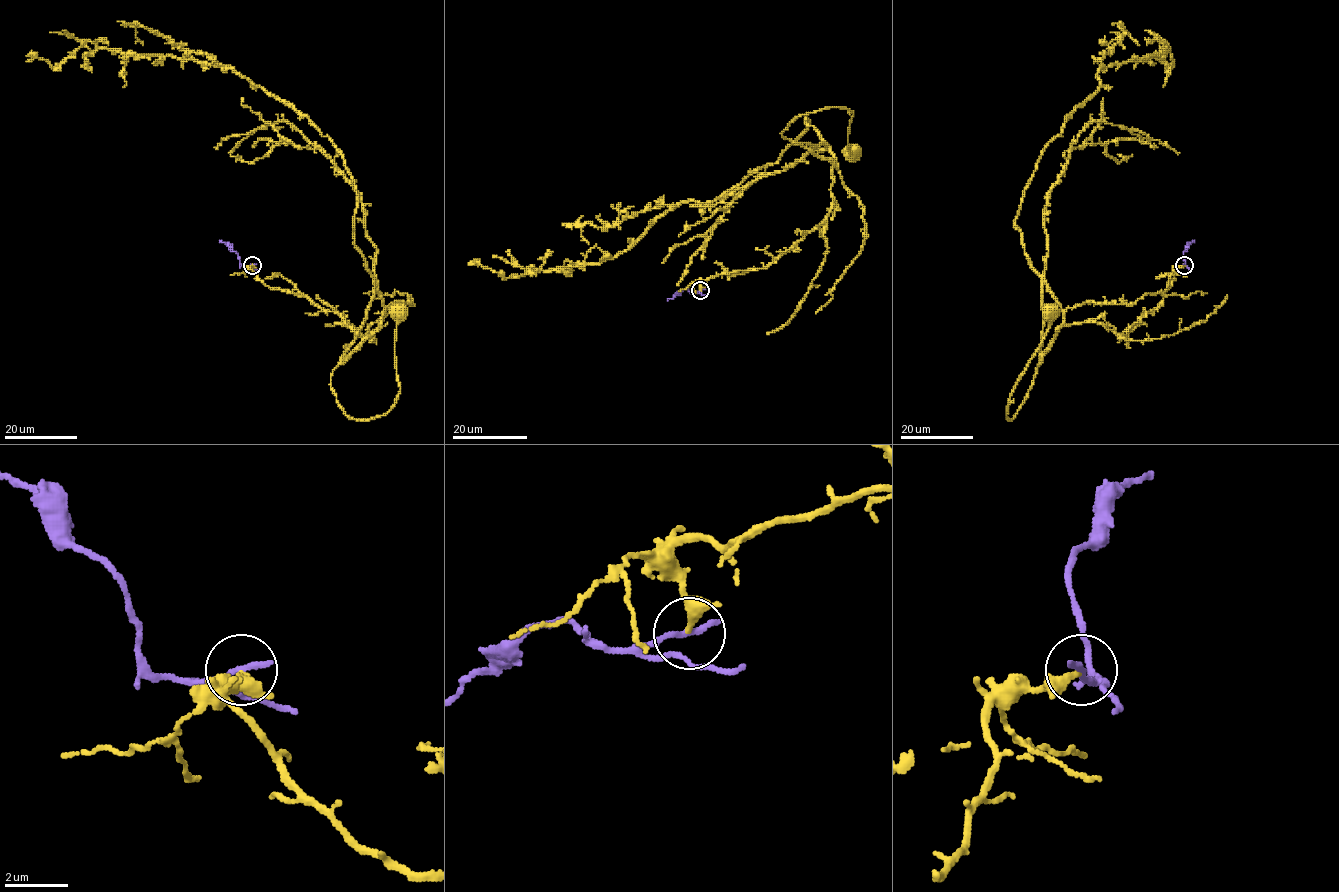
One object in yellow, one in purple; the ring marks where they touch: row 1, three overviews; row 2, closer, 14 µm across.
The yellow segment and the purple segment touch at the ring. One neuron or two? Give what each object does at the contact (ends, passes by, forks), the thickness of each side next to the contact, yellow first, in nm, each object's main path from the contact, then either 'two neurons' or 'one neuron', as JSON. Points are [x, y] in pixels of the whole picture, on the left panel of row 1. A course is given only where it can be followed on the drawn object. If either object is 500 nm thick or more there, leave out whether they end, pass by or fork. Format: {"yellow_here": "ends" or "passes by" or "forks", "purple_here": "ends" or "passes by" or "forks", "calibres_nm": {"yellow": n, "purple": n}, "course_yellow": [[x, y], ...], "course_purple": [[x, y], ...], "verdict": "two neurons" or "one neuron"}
{"yellow_here": "passes by", "purple_here": "ends", "calibres_nm": {"yellow": 240, "purple": 240}, "course_yellow": [[252, 265], [358, 335], [379, 323], [332, 372], [350, 418], [394, 403], [401, 313]], "course_purple": [[252, 264], [242, 265], [239, 256], [220, 241]], "verdict": "two neurons"}

